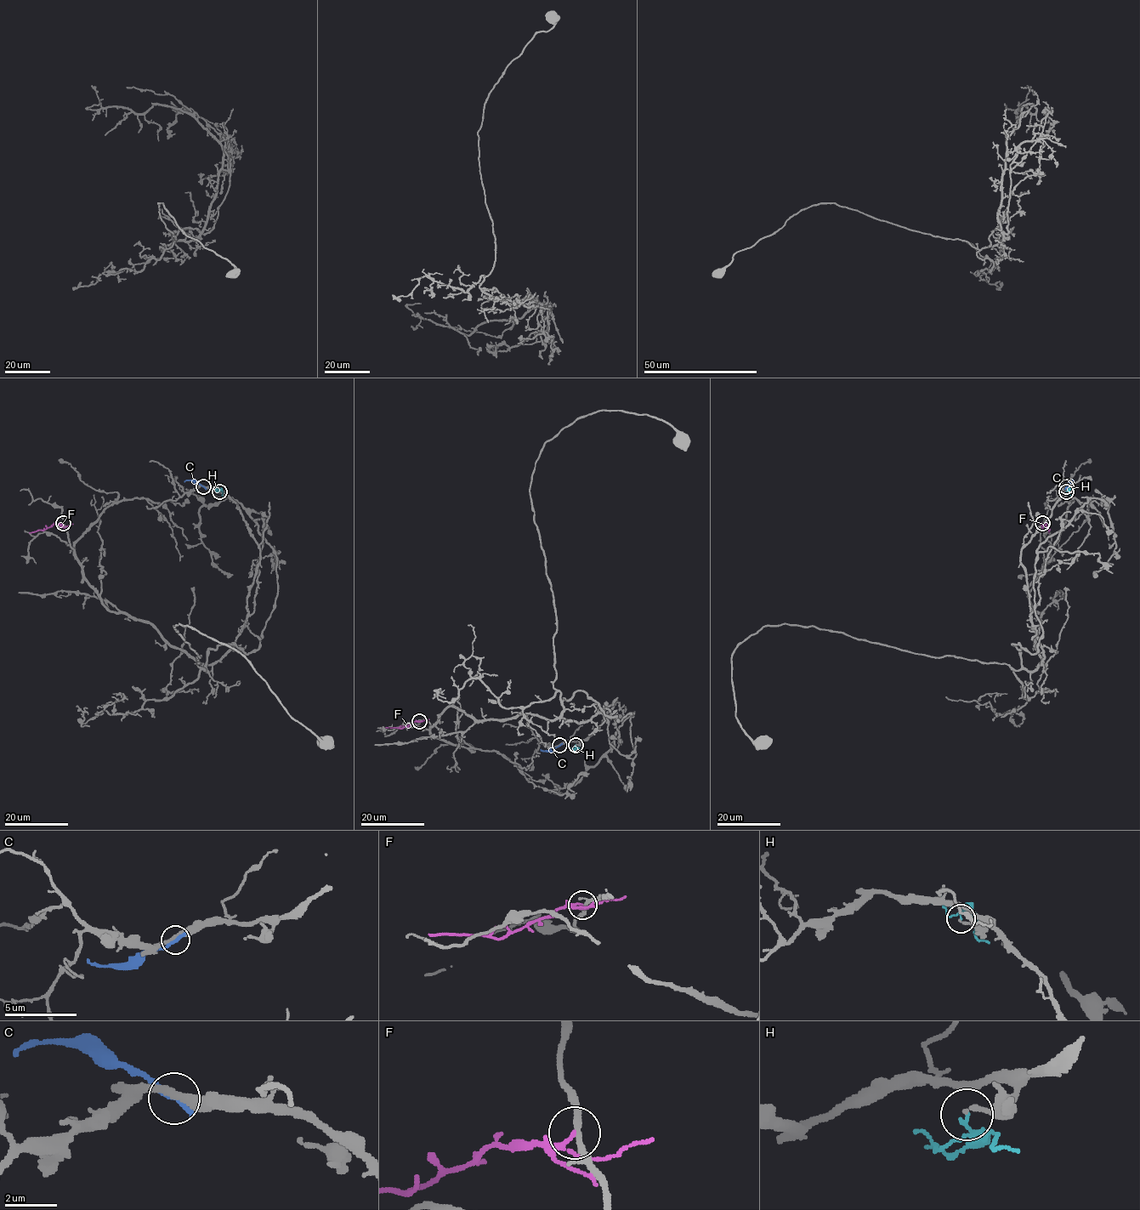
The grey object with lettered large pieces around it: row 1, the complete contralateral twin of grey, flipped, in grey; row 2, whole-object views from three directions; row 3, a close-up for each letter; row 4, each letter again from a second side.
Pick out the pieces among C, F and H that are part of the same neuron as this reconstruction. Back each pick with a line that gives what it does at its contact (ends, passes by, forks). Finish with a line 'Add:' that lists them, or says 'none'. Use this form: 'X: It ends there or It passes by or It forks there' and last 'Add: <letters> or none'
Add: none

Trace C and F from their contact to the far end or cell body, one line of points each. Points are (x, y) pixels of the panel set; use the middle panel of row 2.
C: (559, 745), (547, 750), (541, 749)
F: (419, 721), (402, 728), (385, 727)

